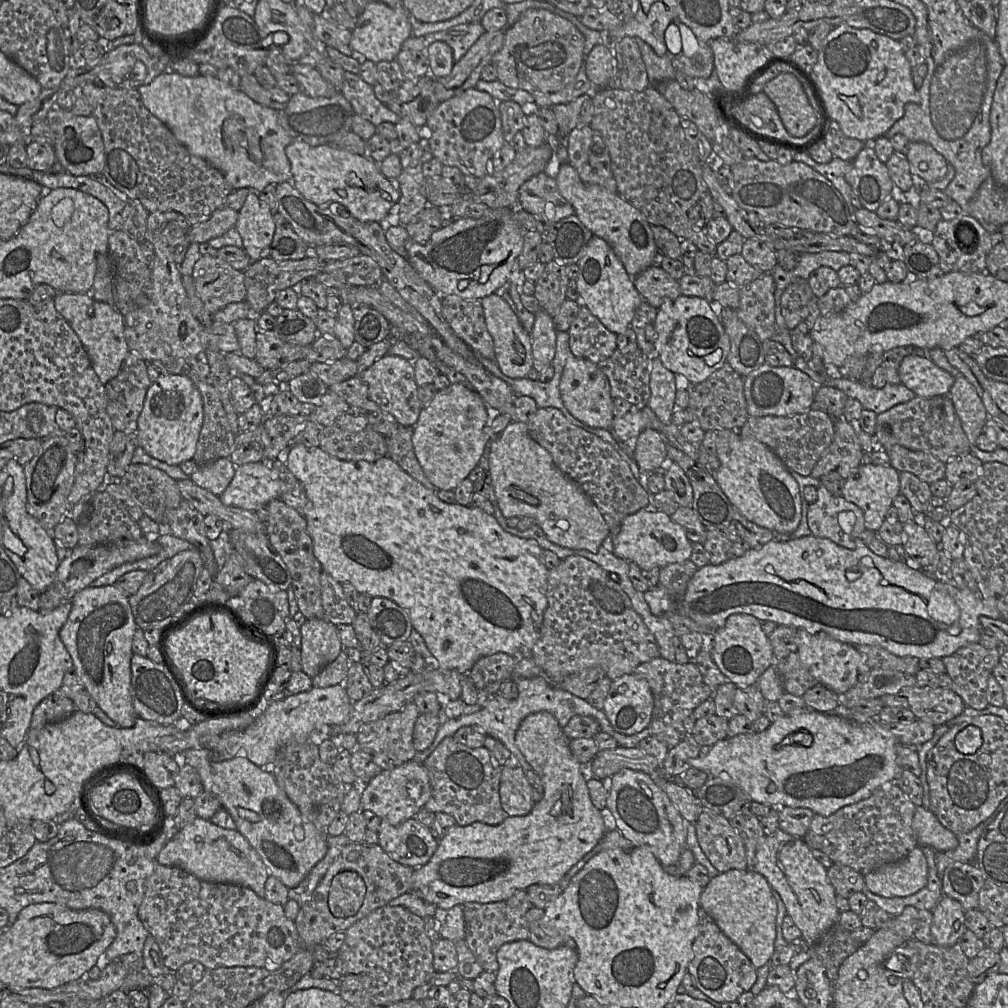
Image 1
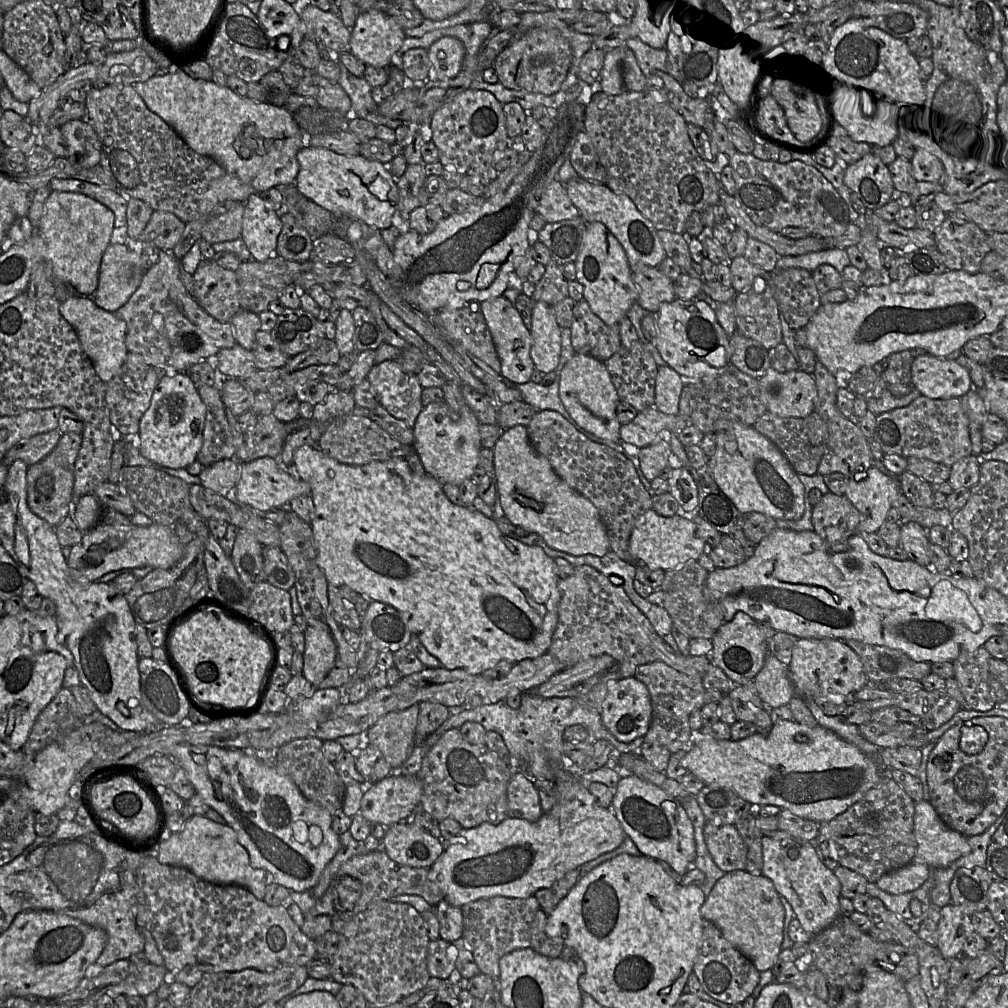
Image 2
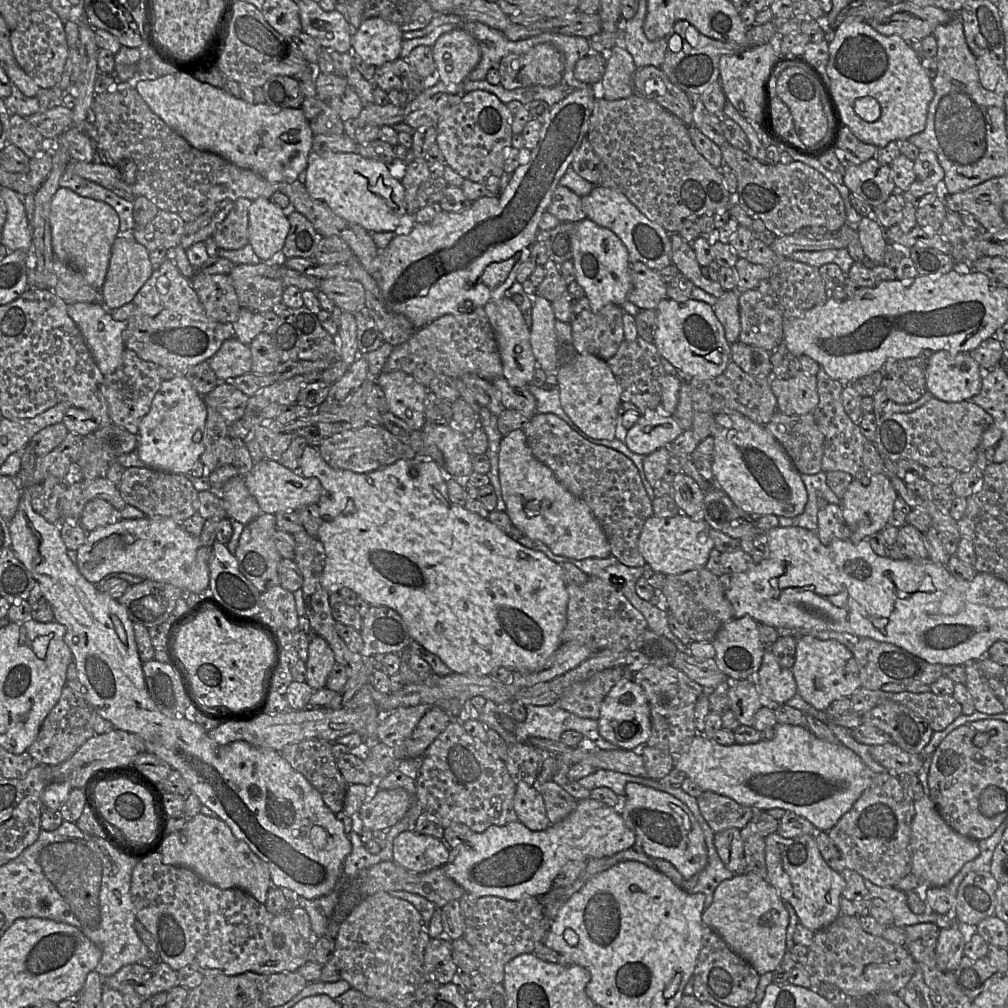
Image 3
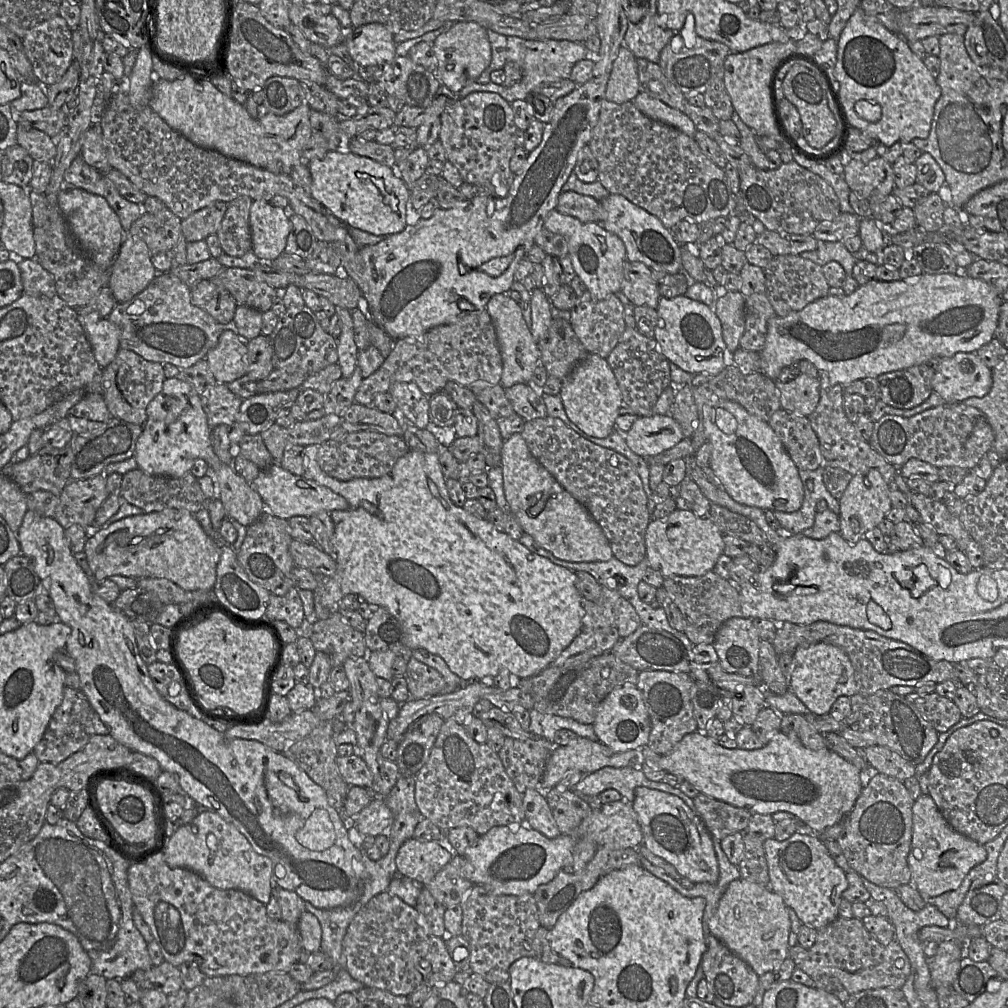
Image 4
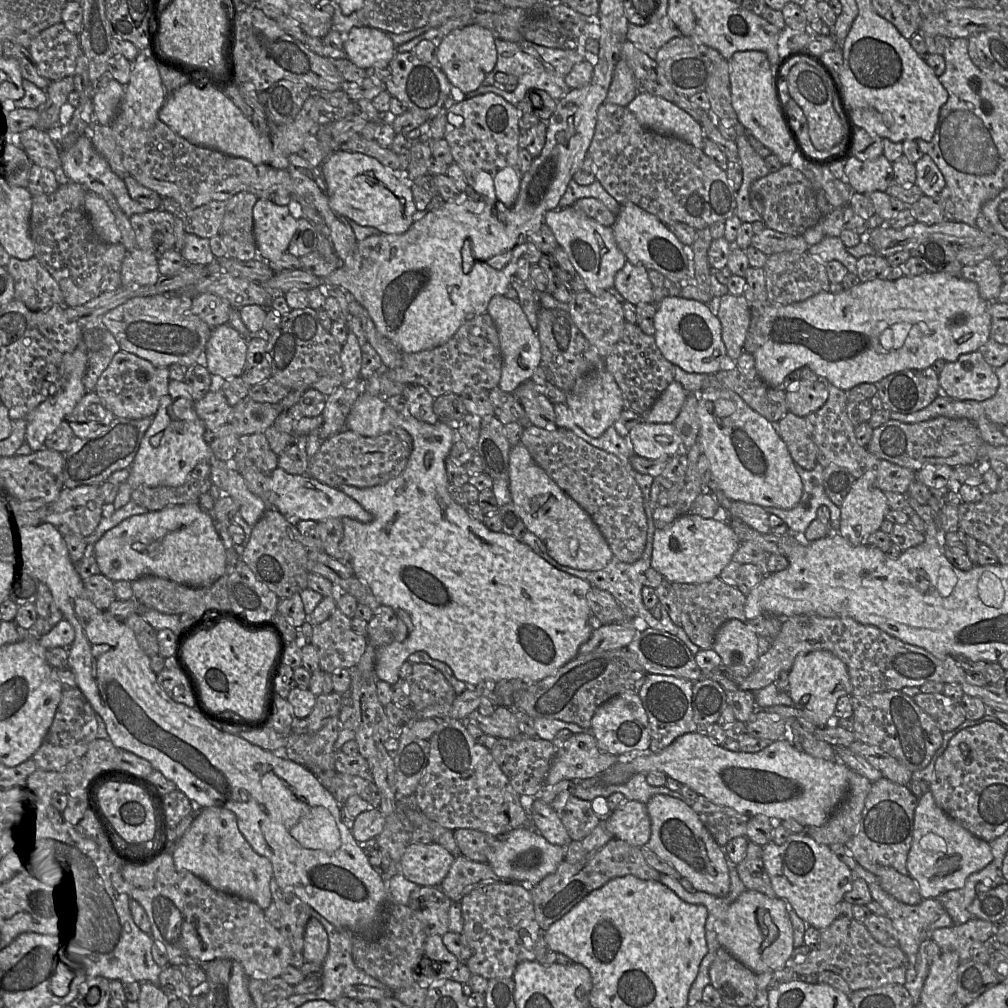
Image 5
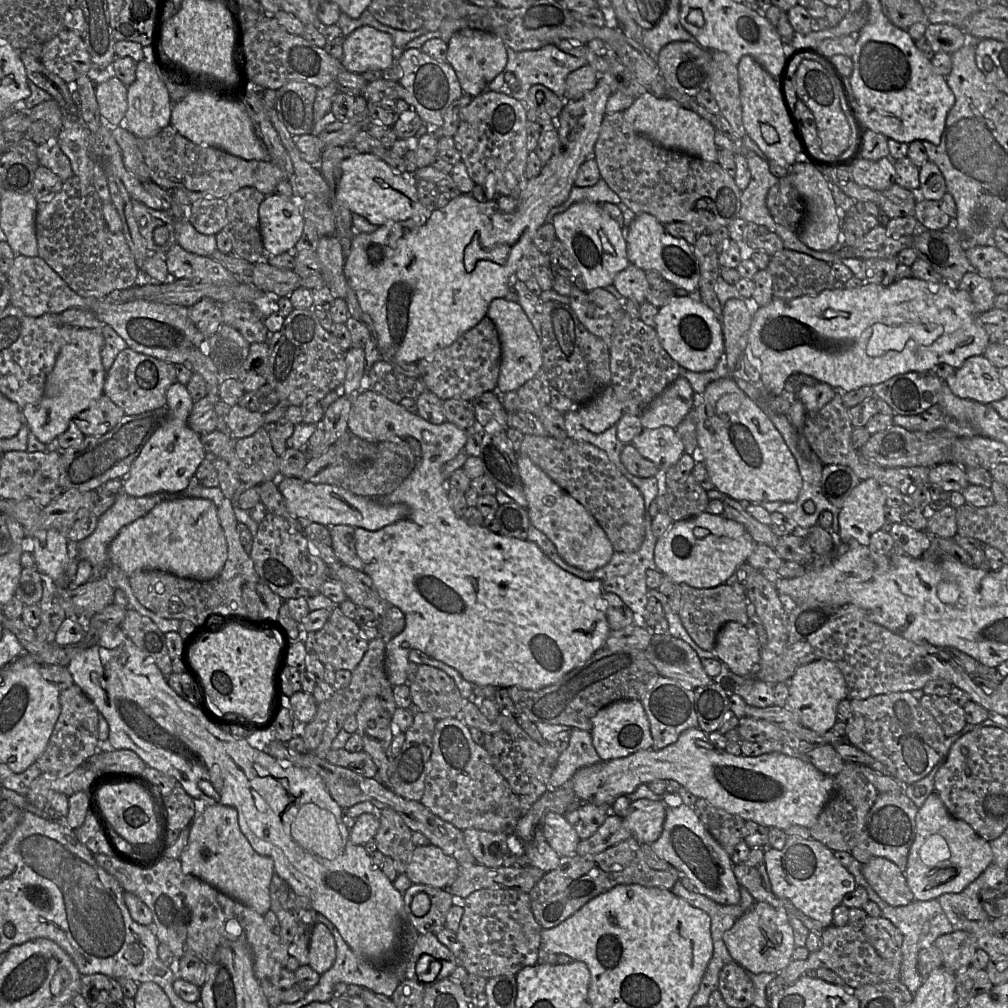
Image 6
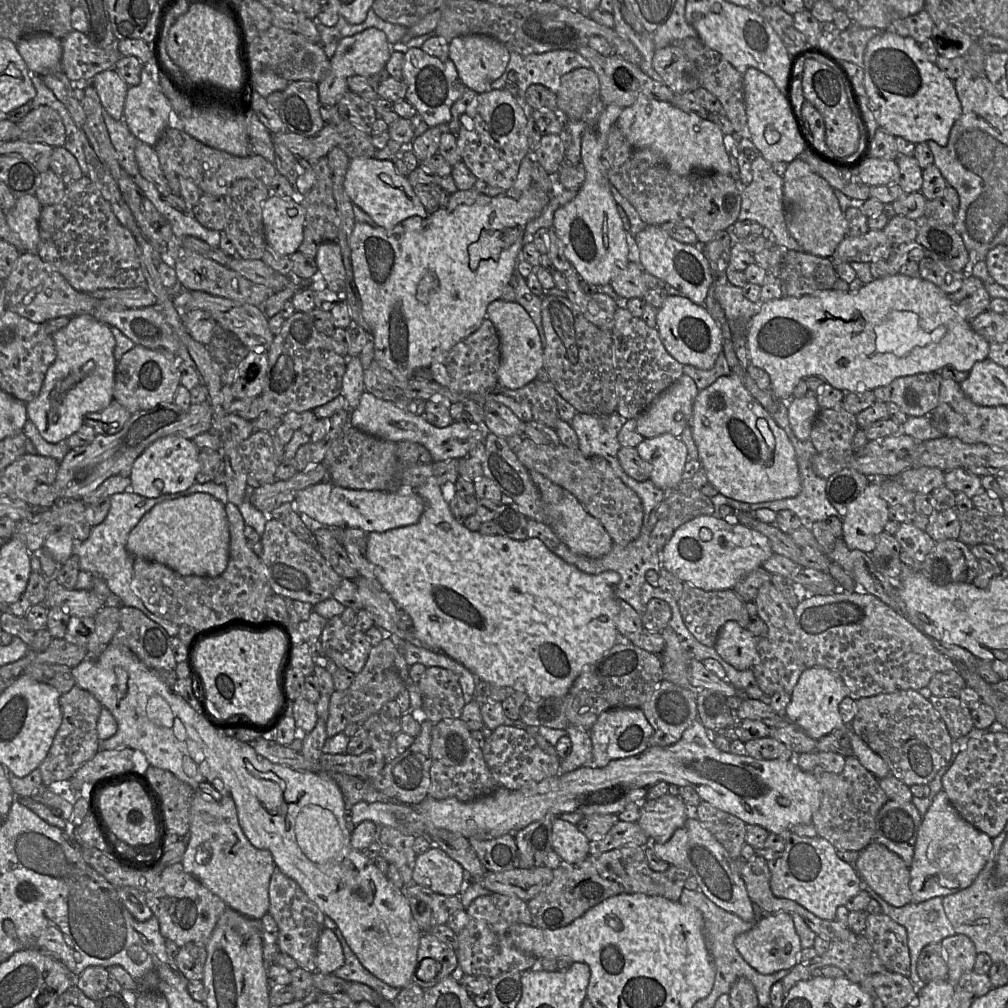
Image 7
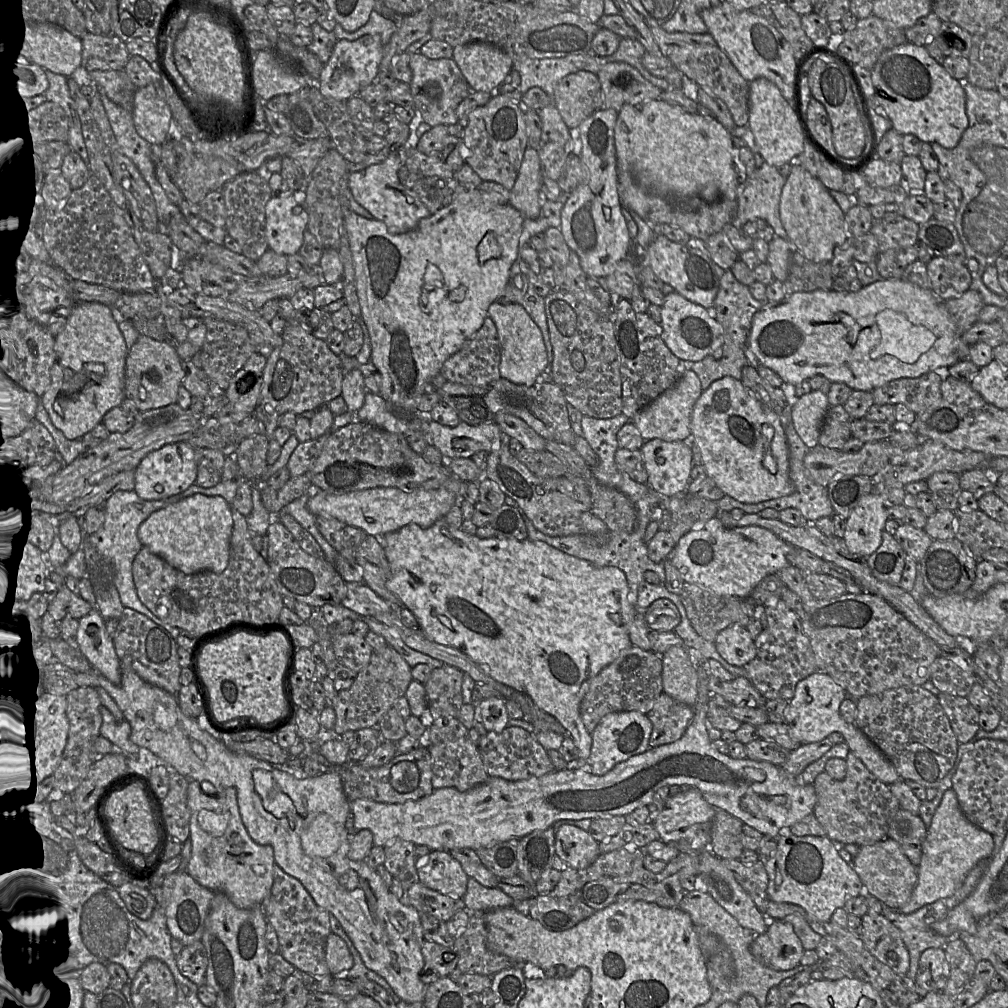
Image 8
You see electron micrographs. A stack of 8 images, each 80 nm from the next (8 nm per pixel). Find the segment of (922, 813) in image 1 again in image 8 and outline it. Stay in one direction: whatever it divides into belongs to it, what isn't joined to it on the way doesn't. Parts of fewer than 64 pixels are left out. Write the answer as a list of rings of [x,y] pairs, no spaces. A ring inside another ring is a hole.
[[[952,789],[945,791],[922,844],[916,886],[910,899],[899,911],[911,914],[927,904],[952,896],[982,859],[991,858],[993,847],[993,835],[970,823],[960,809],[955,792]]]

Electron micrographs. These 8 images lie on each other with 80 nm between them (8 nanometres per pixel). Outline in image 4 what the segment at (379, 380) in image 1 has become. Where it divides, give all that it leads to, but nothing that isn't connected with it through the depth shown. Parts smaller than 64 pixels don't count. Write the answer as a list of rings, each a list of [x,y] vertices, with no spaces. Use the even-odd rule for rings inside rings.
[[[396,382],[389,393],[397,403],[397,413],[419,429],[426,429],[430,422],[429,397],[413,382]]]

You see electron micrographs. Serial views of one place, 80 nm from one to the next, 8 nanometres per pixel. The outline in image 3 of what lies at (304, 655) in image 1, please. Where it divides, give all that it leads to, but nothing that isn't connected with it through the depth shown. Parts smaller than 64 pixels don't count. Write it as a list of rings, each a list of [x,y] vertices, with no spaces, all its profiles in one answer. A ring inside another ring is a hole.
[[[317,634],[310,636],[306,661],[306,683],[314,691],[325,686],[335,663],[334,653],[328,642]]]

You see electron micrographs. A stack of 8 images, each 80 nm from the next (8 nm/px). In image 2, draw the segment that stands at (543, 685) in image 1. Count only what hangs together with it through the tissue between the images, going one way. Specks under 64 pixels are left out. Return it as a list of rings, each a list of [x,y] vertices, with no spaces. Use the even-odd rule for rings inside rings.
[[[523,692],[520,696],[521,705],[518,709],[512,709],[505,701],[501,700],[496,703],[482,704],[474,709],[463,704],[463,711],[459,714],[452,714],[449,710],[448,719],[425,741],[416,743],[408,759],[399,769],[393,769],[393,772],[410,776],[417,775],[424,757],[440,737],[446,731],[459,728],[469,721],[481,724],[486,731],[494,731],[500,734],[510,752],[510,768],[519,771],[520,764],[525,759],[529,765],[529,773],[525,773],[525,775],[529,780],[530,776],[533,775],[536,778],[553,781],[558,776],[558,770],[564,770],[568,766],[562,754],[563,733],[567,727],[572,725],[583,725],[589,733],[590,739],[587,741],[606,740],[614,746],[617,753],[639,752],[640,746],[645,742],[645,736],[638,737],[629,743],[617,740],[603,725],[601,715],[581,706],[575,698],[543,698],[530,692]]]

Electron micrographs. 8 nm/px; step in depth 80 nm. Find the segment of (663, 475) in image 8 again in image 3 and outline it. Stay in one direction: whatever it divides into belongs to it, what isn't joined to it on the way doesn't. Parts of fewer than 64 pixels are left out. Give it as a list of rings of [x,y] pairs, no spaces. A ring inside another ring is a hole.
[[[659,408],[642,414],[627,431],[625,444],[632,452],[646,456],[661,447],[667,447],[683,431],[673,415],[664,414]]]

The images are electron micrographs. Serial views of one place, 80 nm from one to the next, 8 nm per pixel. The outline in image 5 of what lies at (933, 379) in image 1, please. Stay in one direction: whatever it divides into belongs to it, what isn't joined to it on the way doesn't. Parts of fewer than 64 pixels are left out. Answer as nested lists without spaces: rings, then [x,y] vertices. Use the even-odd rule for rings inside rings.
[[[980,351],[963,354],[955,362],[947,362],[938,378],[940,392],[954,400],[984,401],[993,397],[999,386],[995,369],[985,361]]]

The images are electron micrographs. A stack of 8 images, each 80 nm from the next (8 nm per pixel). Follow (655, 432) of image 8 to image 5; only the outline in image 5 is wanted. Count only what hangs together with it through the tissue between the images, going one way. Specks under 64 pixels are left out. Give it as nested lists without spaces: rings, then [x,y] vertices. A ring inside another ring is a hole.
[[[673,381],[659,396],[653,406],[642,416],[648,423],[674,423],[687,397],[683,386]]]

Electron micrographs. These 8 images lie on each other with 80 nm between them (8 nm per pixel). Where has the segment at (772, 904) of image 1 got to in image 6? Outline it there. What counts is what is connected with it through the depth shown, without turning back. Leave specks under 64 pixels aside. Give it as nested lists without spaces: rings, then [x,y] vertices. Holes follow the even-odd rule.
[[[755,902],[723,935],[723,941],[733,961],[746,972],[780,973],[792,961],[795,950],[793,929],[784,908],[774,908],[765,902]]]

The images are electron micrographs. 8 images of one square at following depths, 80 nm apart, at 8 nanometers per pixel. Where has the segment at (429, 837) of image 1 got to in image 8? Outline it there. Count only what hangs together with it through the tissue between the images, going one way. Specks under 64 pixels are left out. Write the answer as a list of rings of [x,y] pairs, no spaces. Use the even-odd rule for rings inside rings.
[[[432,850],[424,865],[417,869],[418,882],[453,898],[463,898],[469,876],[447,851]]]

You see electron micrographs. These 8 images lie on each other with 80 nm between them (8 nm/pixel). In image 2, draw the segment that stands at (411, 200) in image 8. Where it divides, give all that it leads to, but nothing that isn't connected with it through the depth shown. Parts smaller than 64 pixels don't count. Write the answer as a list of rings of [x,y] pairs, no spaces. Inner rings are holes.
[[[305,145],[297,153],[299,172],[295,185],[299,192],[315,204],[326,209],[334,217],[349,217],[361,220],[369,226],[383,230],[392,226],[392,216],[397,210],[399,190],[389,168],[379,161],[369,160],[362,155],[341,155],[331,150]]]

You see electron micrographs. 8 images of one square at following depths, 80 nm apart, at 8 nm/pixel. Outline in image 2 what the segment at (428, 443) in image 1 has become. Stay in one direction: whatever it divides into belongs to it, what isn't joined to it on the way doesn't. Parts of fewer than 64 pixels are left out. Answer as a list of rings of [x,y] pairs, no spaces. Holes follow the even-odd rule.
[[[444,400],[424,407],[413,427],[413,449],[426,474],[440,484],[451,483],[456,486],[470,479],[478,466],[482,449],[479,426],[480,422],[468,405],[464,405],[458,412],[452,410]]]

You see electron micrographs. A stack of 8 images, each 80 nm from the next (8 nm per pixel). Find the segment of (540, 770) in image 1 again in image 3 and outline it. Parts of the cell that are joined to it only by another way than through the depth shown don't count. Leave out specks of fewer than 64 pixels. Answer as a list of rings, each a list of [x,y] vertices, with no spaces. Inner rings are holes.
[[[592,798],[578,800],[575,809],[565,819],[541,831],[532,831],[518,820],[503,826],[491,825],[481,833],[472,831],[460,845],[450,849],[449,860],[443,868],[466,893],[477,897],[497,896],[516,901],[524,897],[542,896],[552,888],[554,879],[569,863],[610,857],[635,844],[636,835],[621,816],[623,803],[623,798],[614,807]]]

